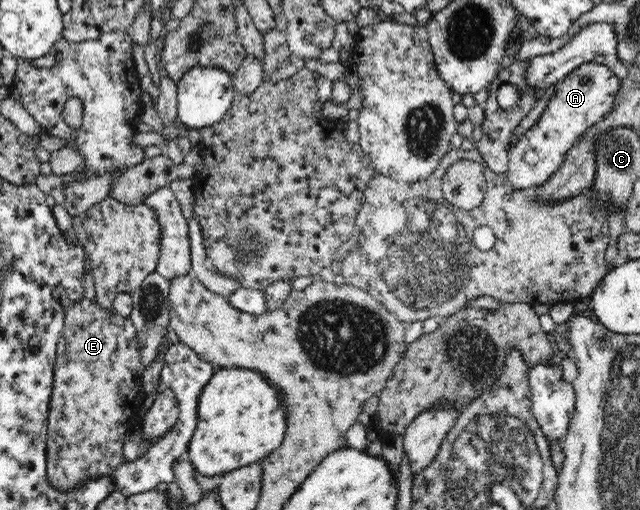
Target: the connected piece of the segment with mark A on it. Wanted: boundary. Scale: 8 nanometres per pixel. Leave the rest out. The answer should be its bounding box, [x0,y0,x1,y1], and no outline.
[505,63,621,189]

